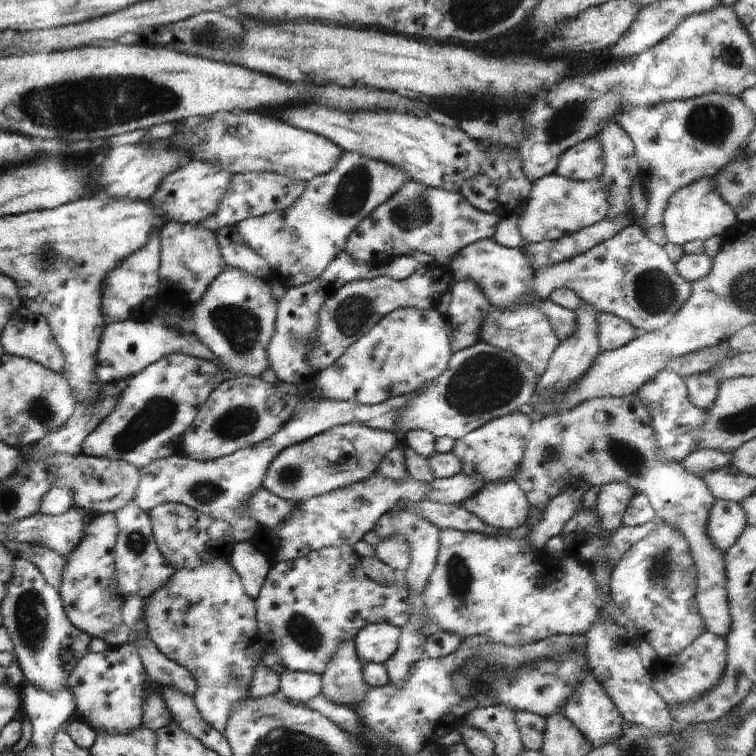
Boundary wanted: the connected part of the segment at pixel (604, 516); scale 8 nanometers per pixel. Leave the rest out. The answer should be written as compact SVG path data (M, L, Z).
M608 483L600 487L595 511L606 533L613 533L622 525L623 514L634 496L635 490L626 483Z

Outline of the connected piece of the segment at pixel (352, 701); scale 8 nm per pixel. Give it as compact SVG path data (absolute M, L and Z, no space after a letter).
M353 639L344 641L336 652L331 656L330 662L326 665L322 677L322 693L336 704L350 707L353 711L358 710L360 704L365 701L366 693L370 688L364 680L363 663L357 655L355 642Z

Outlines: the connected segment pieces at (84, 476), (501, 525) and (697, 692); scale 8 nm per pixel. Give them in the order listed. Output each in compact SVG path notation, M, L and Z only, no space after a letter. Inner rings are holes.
M81 452L52 457L51 464L59 471L53 484L69 489L73 502L71 507L81 509L90 515L116 514L118 509L132 503L141 477L139 468L129 462L91 457Z
M512 479L486 483L460 506L487 525L506 531L526 525L531 509L526 494Z
M706 631L679 653L665 659L658 658L649 672L652 674L654 690L668 706L674 706L683 705L707 693L720 680L726 665L727 642L725 638Z

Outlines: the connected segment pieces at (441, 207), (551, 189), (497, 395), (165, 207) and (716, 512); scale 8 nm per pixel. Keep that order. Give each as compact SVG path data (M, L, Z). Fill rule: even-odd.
M408 180L386 202L379 204L353 230L345 244L345 250L357 261L374 261L386 263L394 257L410 255L414 252L426 253L434 257L436 264L448 265L465 246L473 242L492 238L500 217L494 213L487 213L472 206L461 194L429 187L422 183Z
M555 172L545 175L532 183L525 210L518 215L519 231L526 242L541 243L547 240L558 240L574 234L583 228L607 217L609 203L608 191L601 180L573 181Z
M483 341L477 342L465 349L453 352L446 370L436 378L432 385L419 392L407 408L399 412L399 416L396 417L397 433L403 437L408 431L414 429L425 430L432 433L435 438L450 436L457 441L493 418L500 418L526 409L534 401L536 378L540 378L540 374L535 373L526 362L511 352L500 350Z
M190 158L188 162L161 180L159 189L150 199L157 204L166 222L200 225L205 218L216 214L224 191L233 176L231 172L221 169L215 162Z
M716 499L709 512L708 534L714 544L725 551L744 532L746 513L740 503Z

